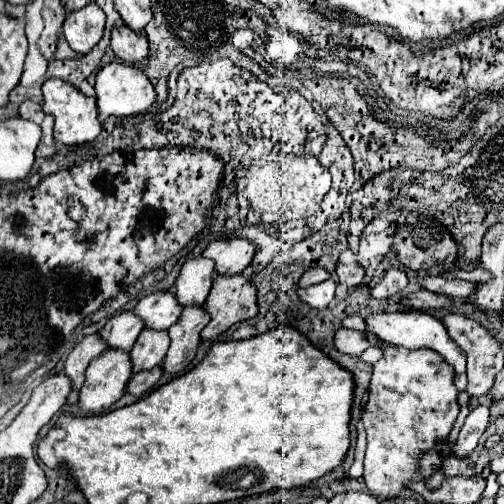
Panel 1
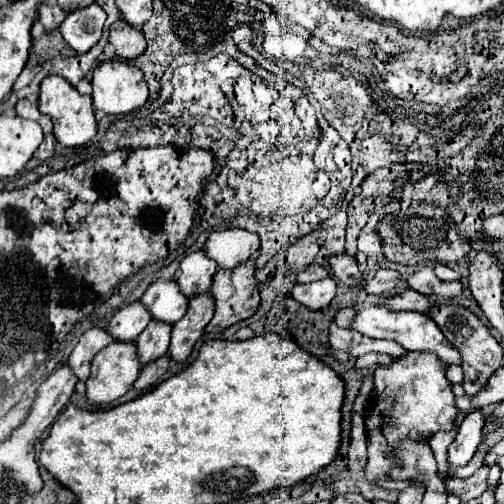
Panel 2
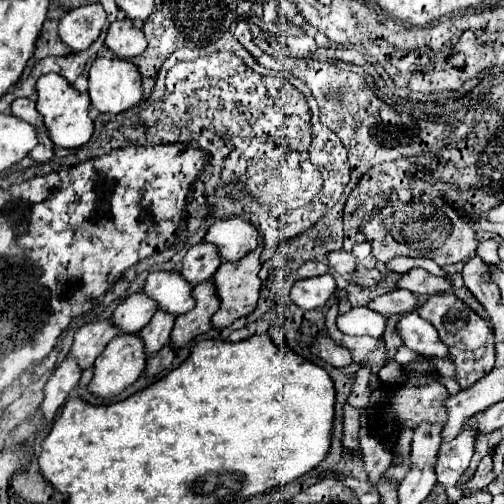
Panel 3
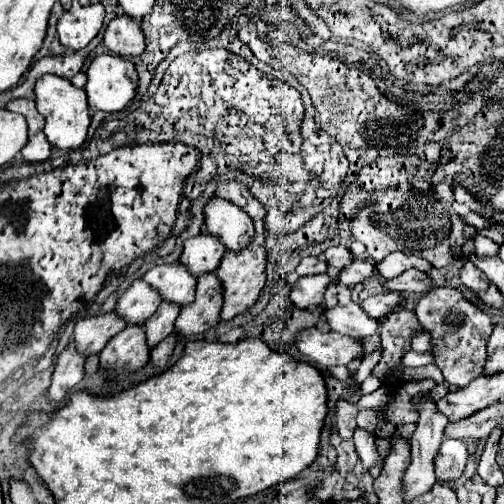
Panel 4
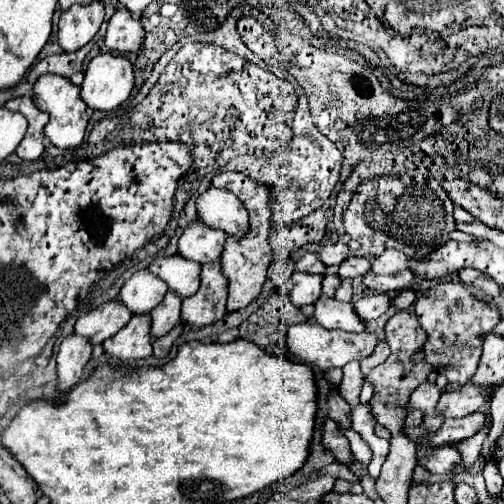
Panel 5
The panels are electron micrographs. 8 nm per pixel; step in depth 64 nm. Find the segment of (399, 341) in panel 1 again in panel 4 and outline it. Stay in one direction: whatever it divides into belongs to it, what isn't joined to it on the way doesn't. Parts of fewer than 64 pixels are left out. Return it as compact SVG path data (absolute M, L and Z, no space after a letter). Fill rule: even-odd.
M350 302L346 306L336 304L334 308L322 306L322 316L326 318L330 330L348 334L354 338L368 338L376 332L378 320L372 320L358 304ZM422 330L418 336L412 338L412 350L416 350L416 352L430 352L432 350L430 334L426 330Z

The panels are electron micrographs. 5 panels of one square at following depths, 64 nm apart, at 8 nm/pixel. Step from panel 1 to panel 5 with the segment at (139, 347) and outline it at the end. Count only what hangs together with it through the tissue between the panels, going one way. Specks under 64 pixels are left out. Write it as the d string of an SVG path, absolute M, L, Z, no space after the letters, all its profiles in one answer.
M166 292L164 300L150 312L154 338L168 334L180 322L180 306L182 306L180 296L176 296L176 292Z

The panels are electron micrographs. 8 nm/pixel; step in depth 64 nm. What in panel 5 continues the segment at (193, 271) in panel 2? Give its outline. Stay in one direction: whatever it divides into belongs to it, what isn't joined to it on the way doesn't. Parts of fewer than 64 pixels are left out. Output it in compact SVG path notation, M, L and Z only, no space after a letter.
M194 220L184 228L184 234L178 240L178 250L184 258L206 264L220 258L224 250L226 234L218 228L208 228L202 220Z

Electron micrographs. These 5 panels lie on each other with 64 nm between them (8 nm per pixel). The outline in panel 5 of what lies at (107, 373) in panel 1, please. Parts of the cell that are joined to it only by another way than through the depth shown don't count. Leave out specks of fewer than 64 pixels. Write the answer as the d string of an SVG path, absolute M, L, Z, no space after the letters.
M150 314L146 316L132 316L132 320L116 332L116 336L110 336L104 340L104 350L124 362L138 362L144 356L152 354L152 332Z

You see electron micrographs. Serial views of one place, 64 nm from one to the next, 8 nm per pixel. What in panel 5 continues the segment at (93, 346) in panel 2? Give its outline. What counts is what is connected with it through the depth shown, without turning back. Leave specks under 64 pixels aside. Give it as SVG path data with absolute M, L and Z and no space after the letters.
M108 300L98 308L82 314L76 322L76 334L90 338L92 344L102 344L128 324L132 312L120 304L120 300Z

